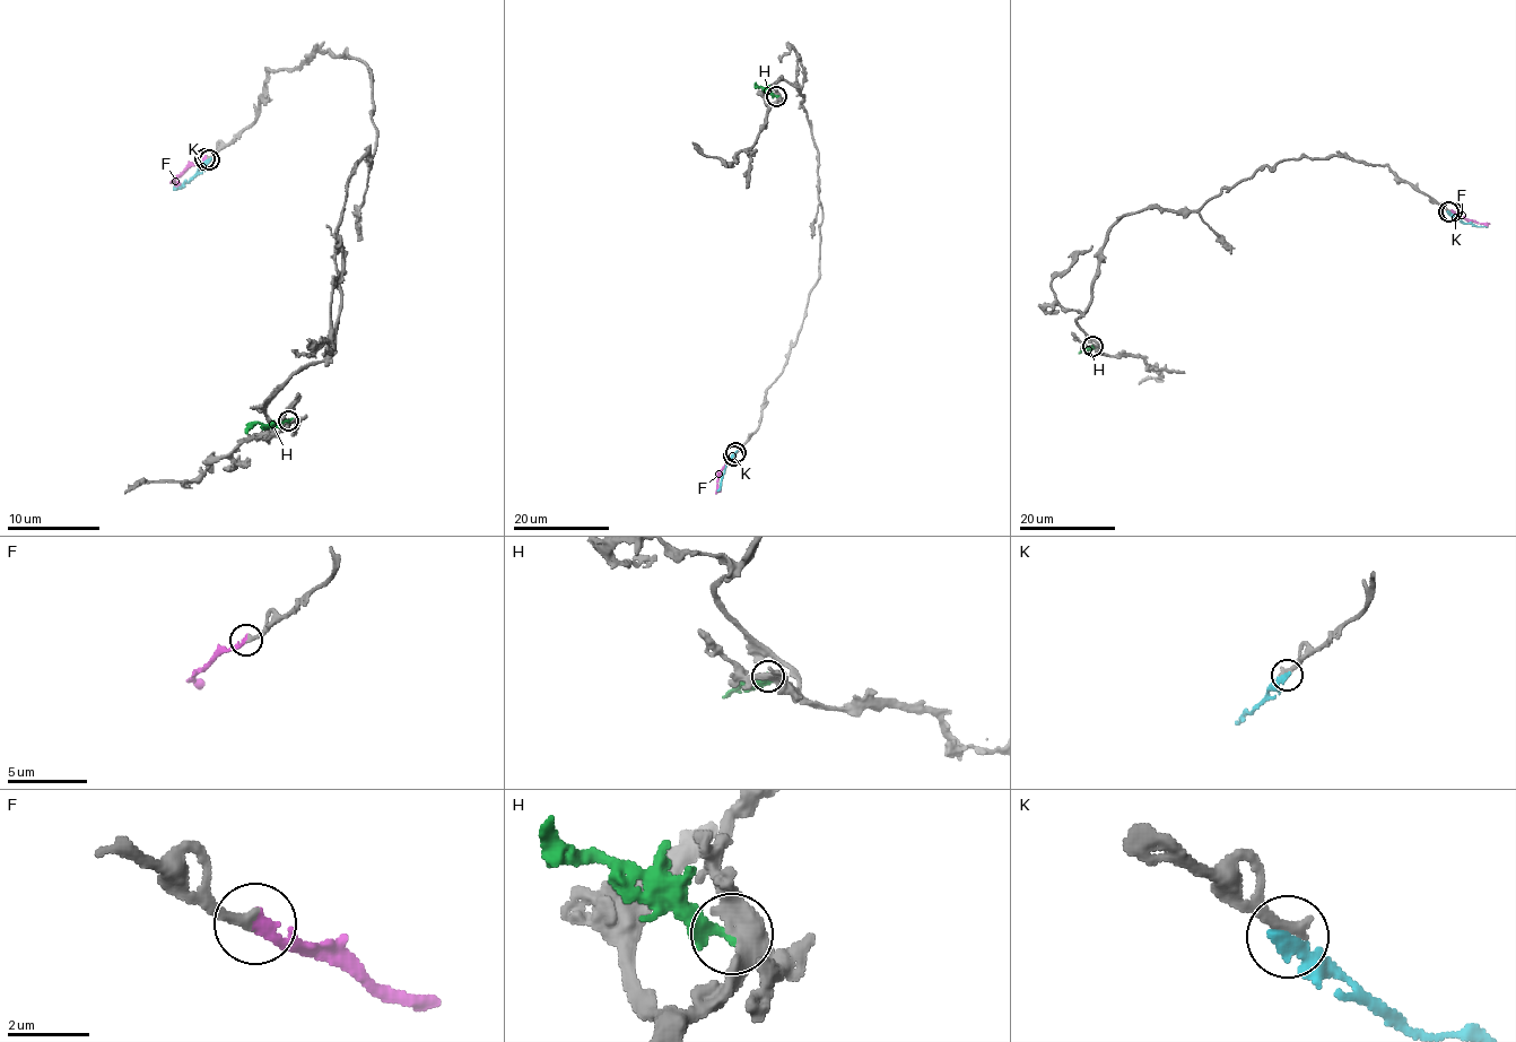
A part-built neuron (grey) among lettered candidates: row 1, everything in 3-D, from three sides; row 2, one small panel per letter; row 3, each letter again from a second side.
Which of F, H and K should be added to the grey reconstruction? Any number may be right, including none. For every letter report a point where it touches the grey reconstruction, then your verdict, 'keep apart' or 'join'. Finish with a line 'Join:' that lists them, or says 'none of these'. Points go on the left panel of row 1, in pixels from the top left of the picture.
F: (205, 158) | join
H: (288, 420) | keep apart
K: (209, 159) | keep apart
Join: F

